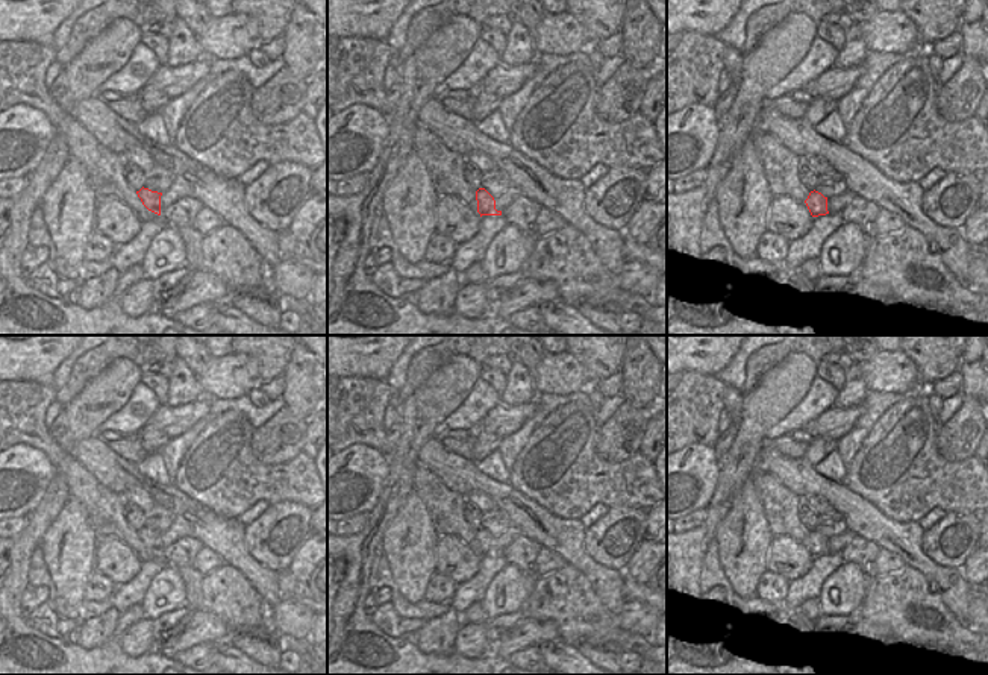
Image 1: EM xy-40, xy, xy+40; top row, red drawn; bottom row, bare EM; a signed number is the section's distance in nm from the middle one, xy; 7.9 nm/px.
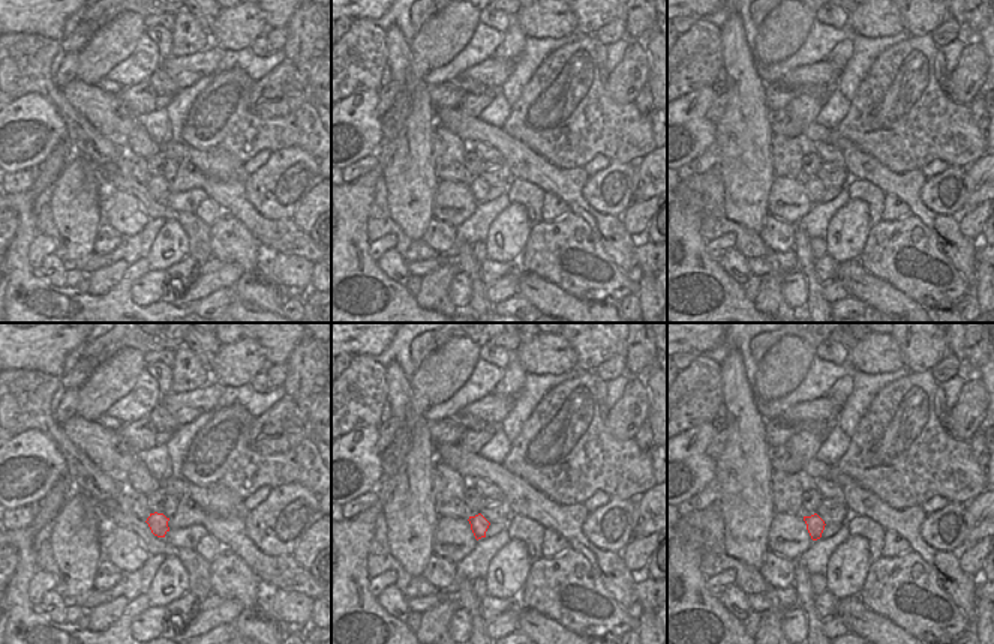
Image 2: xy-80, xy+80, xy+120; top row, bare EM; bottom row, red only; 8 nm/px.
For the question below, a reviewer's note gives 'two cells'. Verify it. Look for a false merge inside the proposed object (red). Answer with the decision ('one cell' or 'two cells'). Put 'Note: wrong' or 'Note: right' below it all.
one cell
Note: wrong

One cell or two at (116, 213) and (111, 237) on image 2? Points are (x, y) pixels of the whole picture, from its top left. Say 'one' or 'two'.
two

